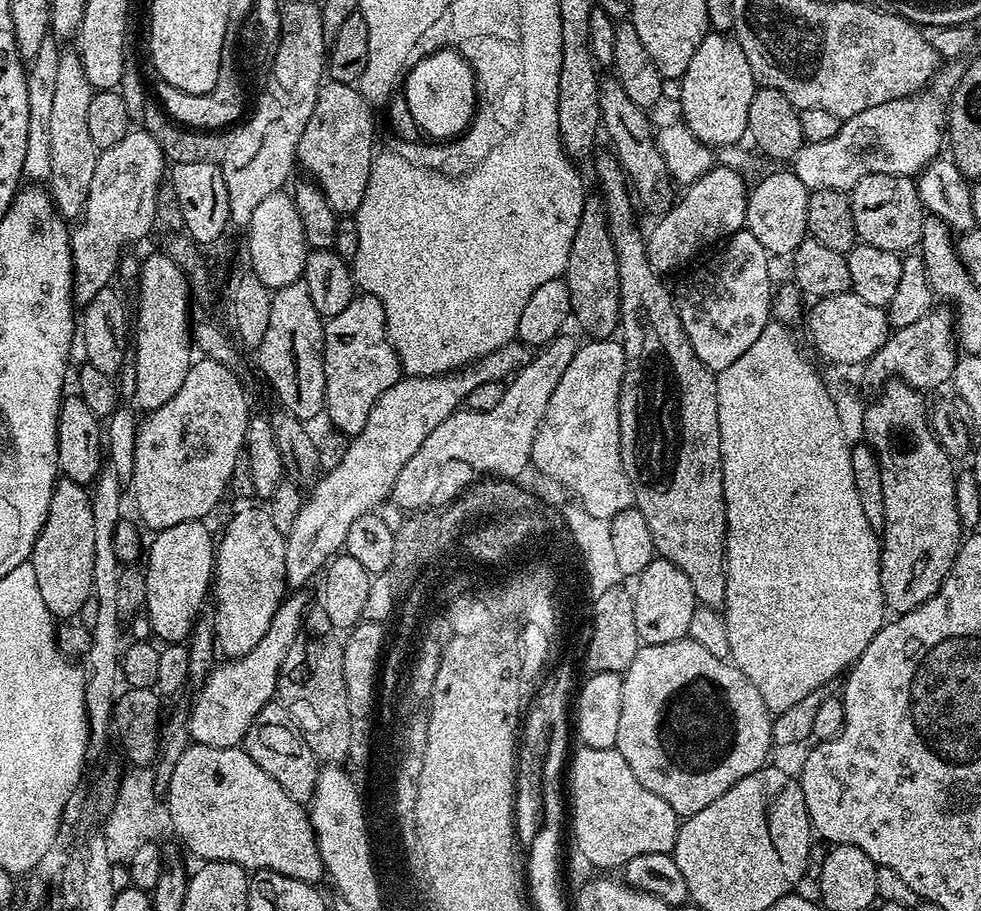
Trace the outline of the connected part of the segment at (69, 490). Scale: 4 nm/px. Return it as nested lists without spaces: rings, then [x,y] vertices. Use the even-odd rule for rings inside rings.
[[[57,479],[46,522],[32,547],[30,562],[34,566],[34,578],[38,578],[42,602],[46,602],[46,610],[50,610],[53,618],[76,618],[82,602],[93,596],[94,515],[91,500],[85,485]]]

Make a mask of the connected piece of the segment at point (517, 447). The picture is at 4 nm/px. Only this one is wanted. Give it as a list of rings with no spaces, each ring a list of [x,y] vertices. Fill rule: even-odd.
[[[561,334],[529,359],[528,363],[507,381],[502,402],[494,406],[494,410],[485,412],[469,412],[457,410],[446,418],[440,426],[423,442],[394,482],[390,495],[391,503],[403,509],[406,504],[416,504],[416,500],[424,500],[420,492],[420,472],[424,468],[432,468],[436,460],[448,460],[448,456],[457,456],[459,461],[472,460],[471,469],[492,478],[519,478],[530,464],[534,438],[538,434],[540,424],[546,414],[546,406],[550,406],[550,394],[554,394],[554,386],[558,386],[558,378],[562,378],[562,370],[570,366],[570,358],[574,358],[577,341],[572,341],[568,334]]]

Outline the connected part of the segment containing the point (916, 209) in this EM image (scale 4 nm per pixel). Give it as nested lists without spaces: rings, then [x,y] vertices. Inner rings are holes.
[[[866,174],[866,178],[859,180],[850,189],[850,199],[859,243],[878,246],[878,250],[890,250],[897,254],[907,253],[919,245],[926,213],[913,177]]]

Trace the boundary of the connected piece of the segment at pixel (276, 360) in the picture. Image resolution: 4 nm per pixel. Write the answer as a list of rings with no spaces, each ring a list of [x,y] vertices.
[[[303,282],[282,286],[272,293],[270,326],[266,326],[266,334],[254,352],[261,374],[280,399],[279,407],[305,422],[325,411],[324,326],[325,321],[314,310],[310,290]]]

